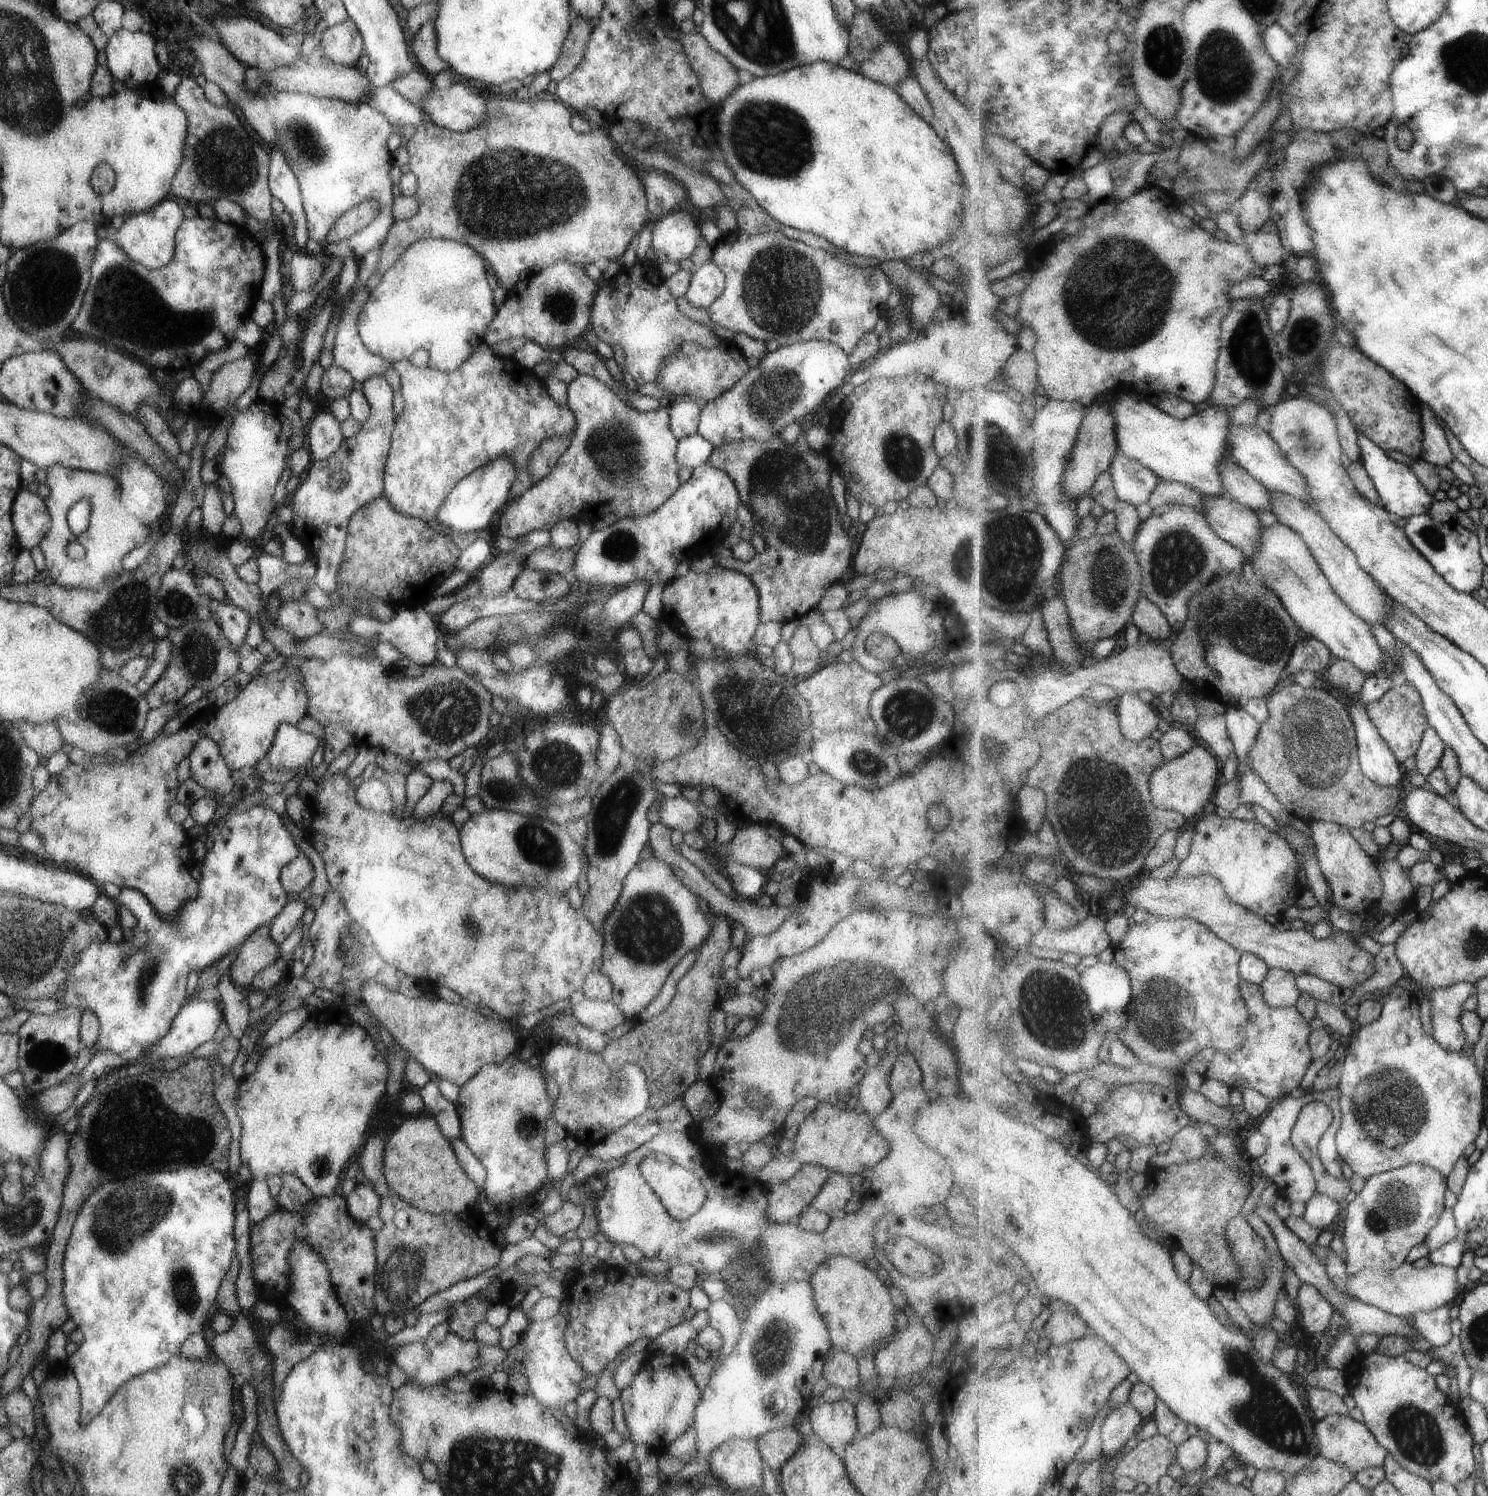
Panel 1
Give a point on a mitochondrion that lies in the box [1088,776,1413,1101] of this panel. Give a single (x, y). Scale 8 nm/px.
(1163, 1017)

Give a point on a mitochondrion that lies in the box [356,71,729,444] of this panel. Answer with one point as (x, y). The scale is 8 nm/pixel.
(496, 190)

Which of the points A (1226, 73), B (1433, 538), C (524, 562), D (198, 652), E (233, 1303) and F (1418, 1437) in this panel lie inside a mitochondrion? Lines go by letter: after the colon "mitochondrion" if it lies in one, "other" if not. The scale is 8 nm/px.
A: mitochondrion
B: mitochondrion
C: other
D: mitochondrion
E: other
F: mitochondrion

